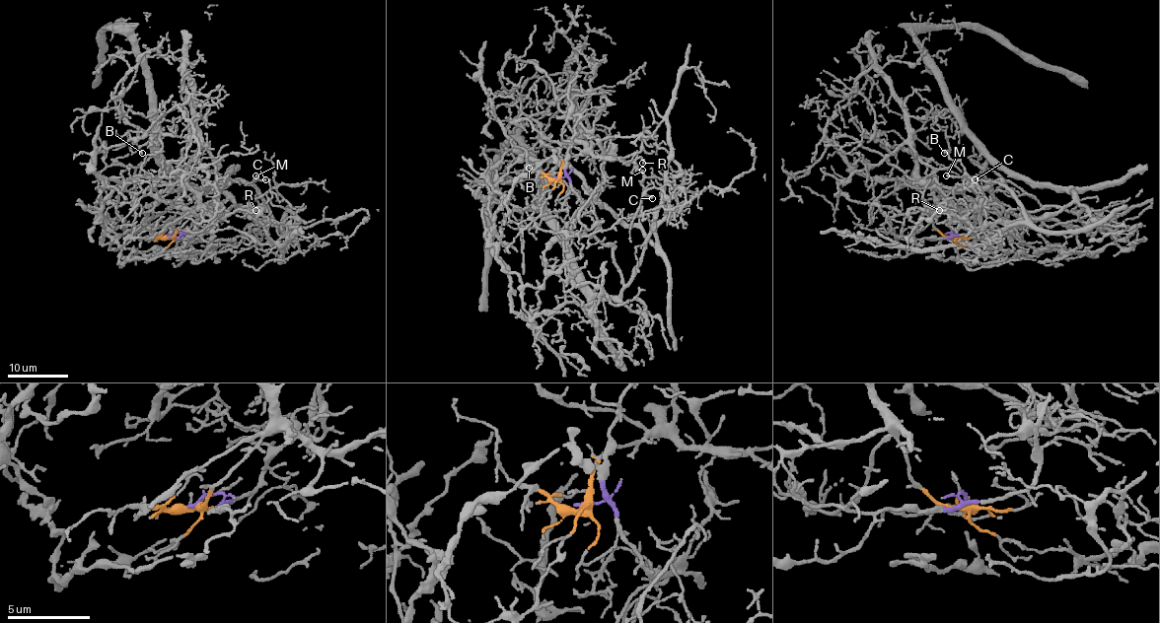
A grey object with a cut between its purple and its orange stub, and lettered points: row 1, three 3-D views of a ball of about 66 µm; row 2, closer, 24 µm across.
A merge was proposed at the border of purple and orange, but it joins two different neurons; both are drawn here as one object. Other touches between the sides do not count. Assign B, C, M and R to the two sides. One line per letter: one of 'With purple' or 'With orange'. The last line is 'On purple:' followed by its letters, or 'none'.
B: With orange
C: With purple
M: With purple
R: With orange
On purple: C, M

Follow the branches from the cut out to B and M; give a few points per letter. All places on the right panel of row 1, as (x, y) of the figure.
B: (954, 236), (932, 224), (917, 183), (992, 201), (976, 177), (988, 156), (964, 132), (946, 138), (944, 153)
M: (954, 236), (954, 232), (967, 235), (978, 229), (983, 191), (997, 178), (1000, 183), (946, 175)

